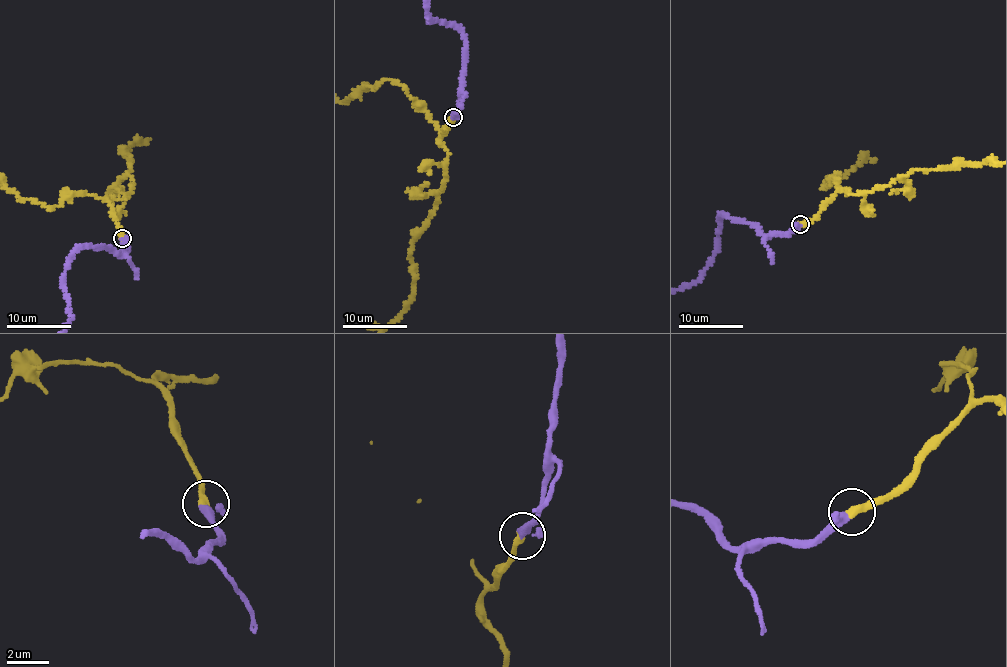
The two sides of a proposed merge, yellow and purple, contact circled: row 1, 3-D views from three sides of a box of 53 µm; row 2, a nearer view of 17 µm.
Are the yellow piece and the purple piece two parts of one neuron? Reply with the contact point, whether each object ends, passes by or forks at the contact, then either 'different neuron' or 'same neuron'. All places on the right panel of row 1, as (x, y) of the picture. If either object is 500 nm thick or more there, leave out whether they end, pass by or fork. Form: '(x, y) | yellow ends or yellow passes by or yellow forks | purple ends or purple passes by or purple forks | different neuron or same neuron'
(800, 224) | yellow ends | purple passes by | same neuron

